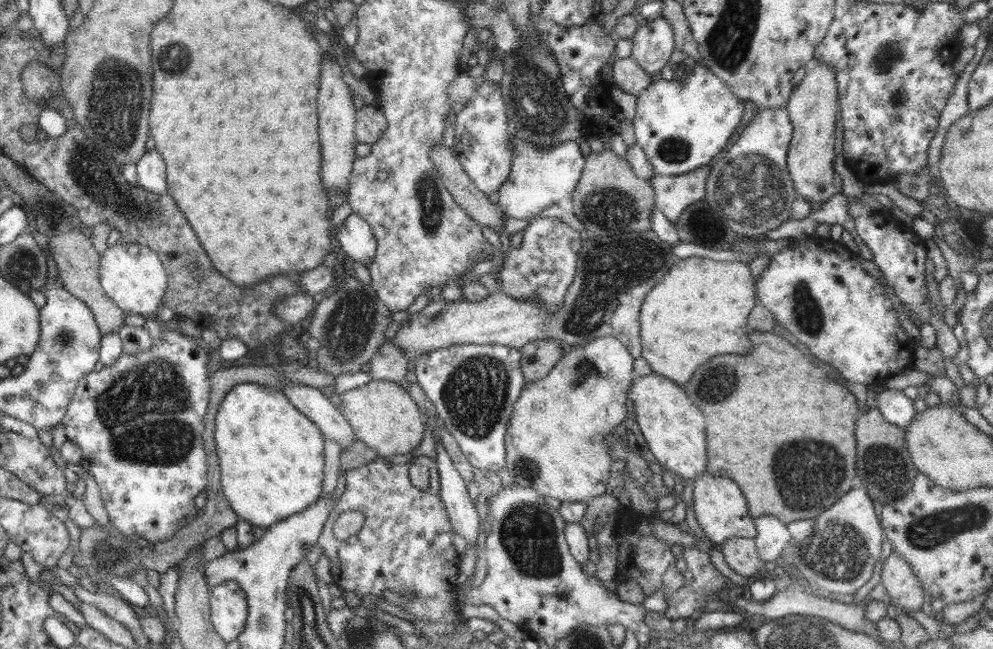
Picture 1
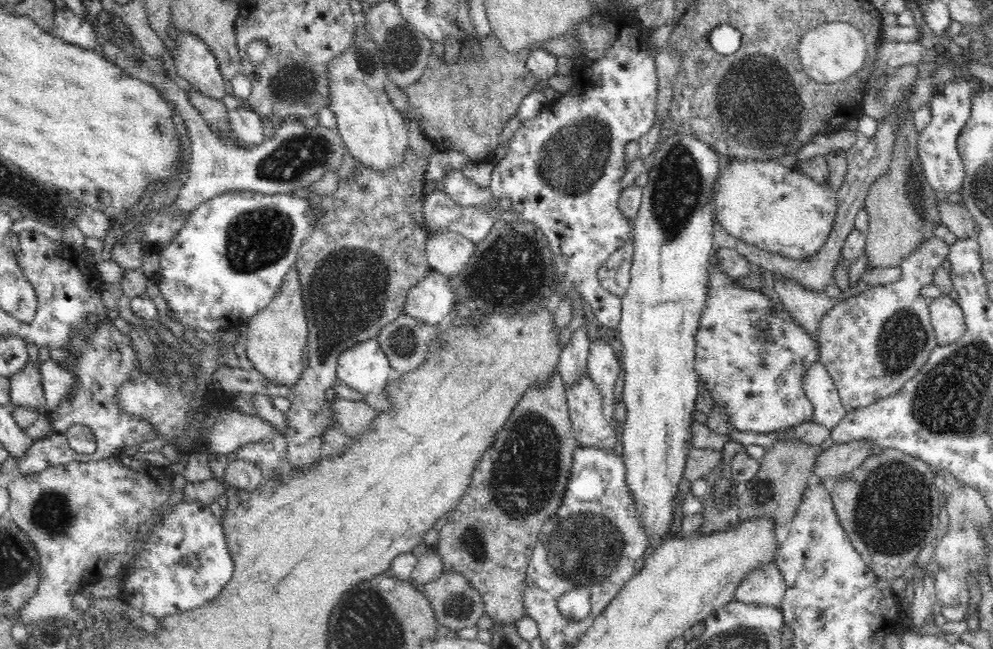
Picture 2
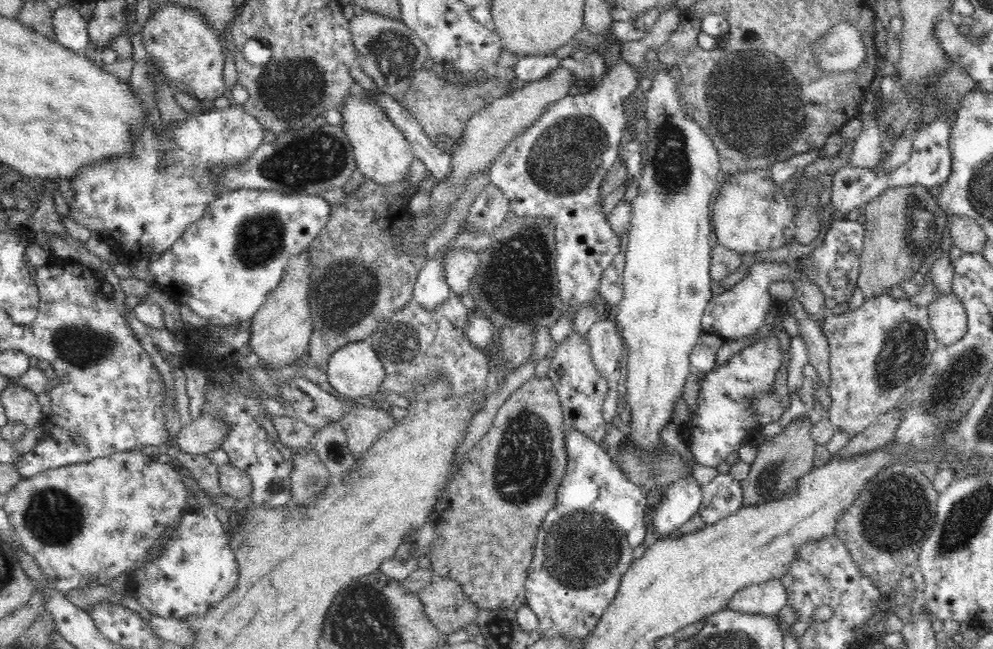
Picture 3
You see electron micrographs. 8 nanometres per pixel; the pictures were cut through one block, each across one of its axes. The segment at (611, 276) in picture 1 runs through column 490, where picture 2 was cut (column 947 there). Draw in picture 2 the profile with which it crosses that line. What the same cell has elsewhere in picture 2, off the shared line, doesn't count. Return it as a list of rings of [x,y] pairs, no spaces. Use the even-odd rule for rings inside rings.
[[[948,292],[929,302],[929,311],[940,346],[952,344],[964,336],[967,323],[963,310]]]

